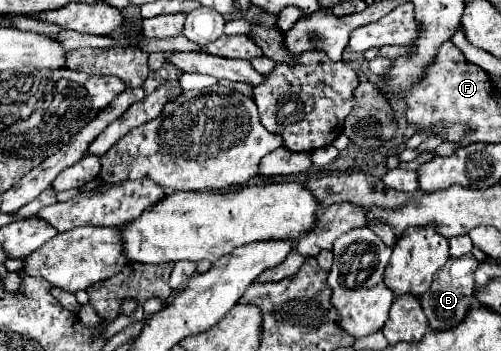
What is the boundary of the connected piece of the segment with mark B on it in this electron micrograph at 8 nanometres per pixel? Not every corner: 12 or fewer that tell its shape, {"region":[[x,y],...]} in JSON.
{"region":[[472,255],[448,259],[420,297],[432,331],[460,325],[472,307]]}

